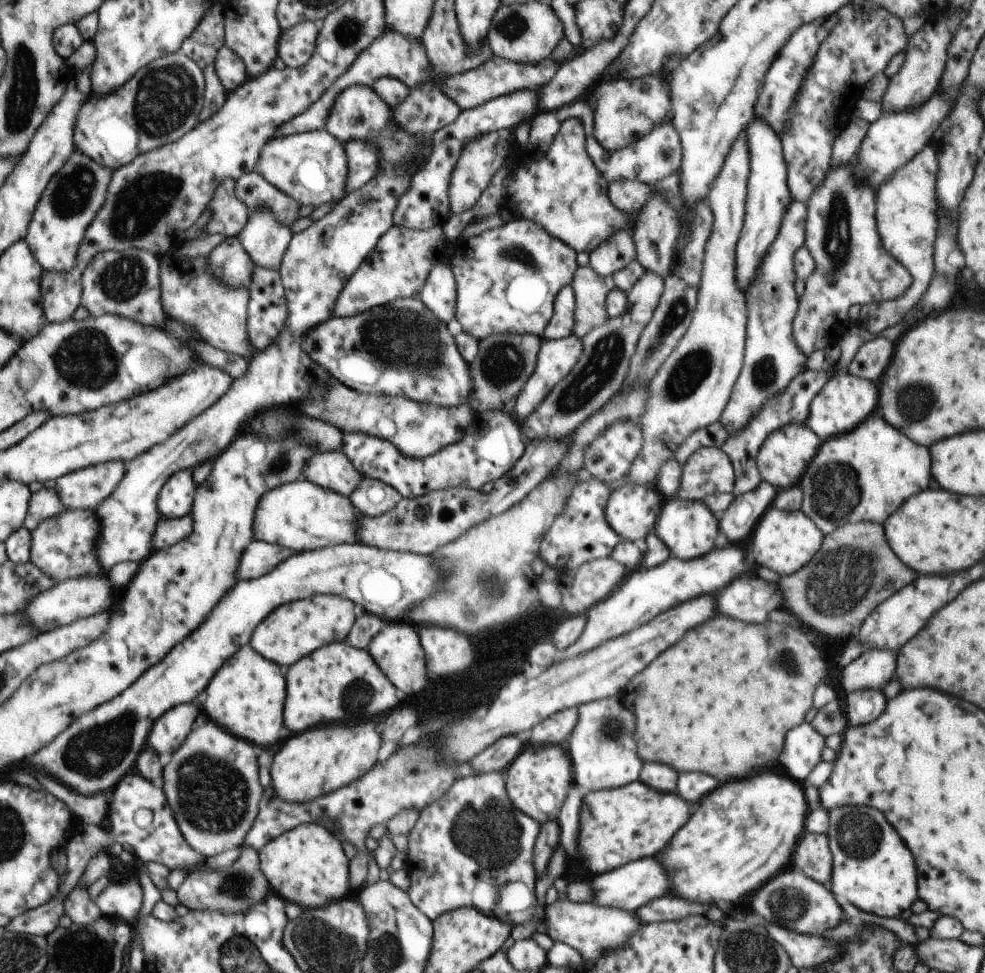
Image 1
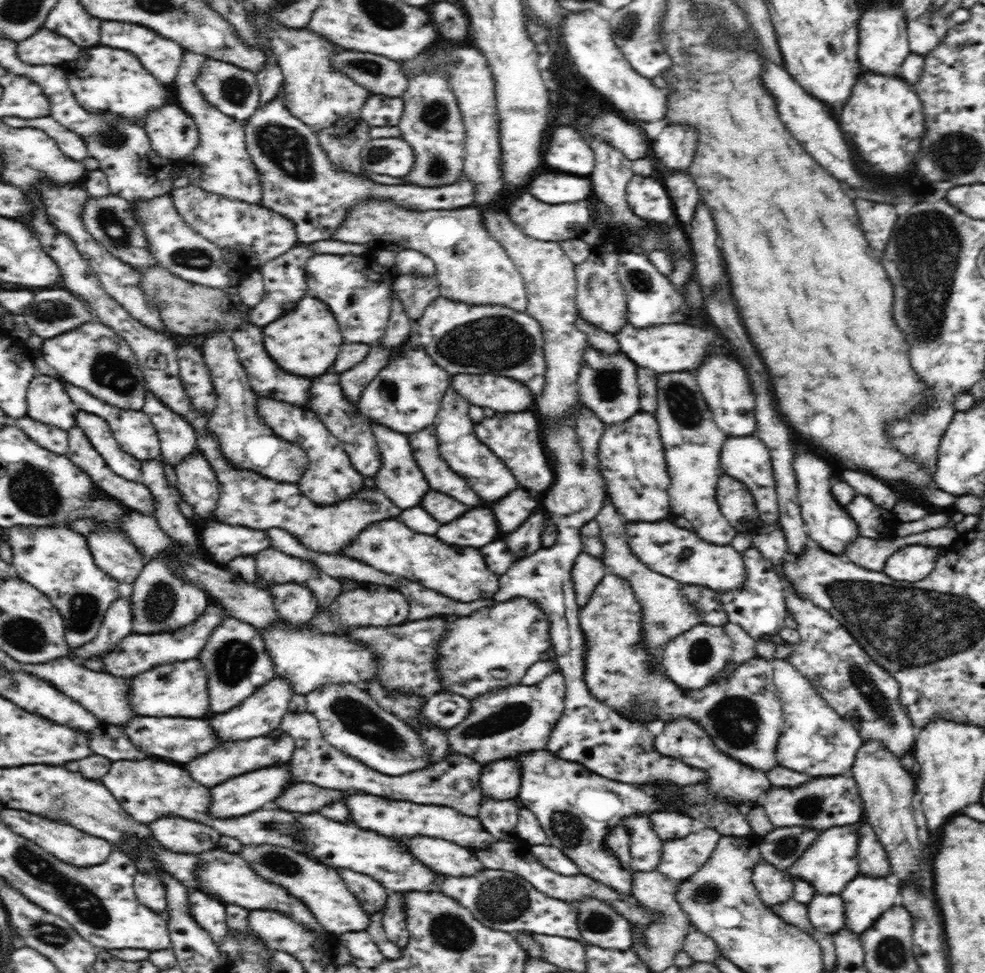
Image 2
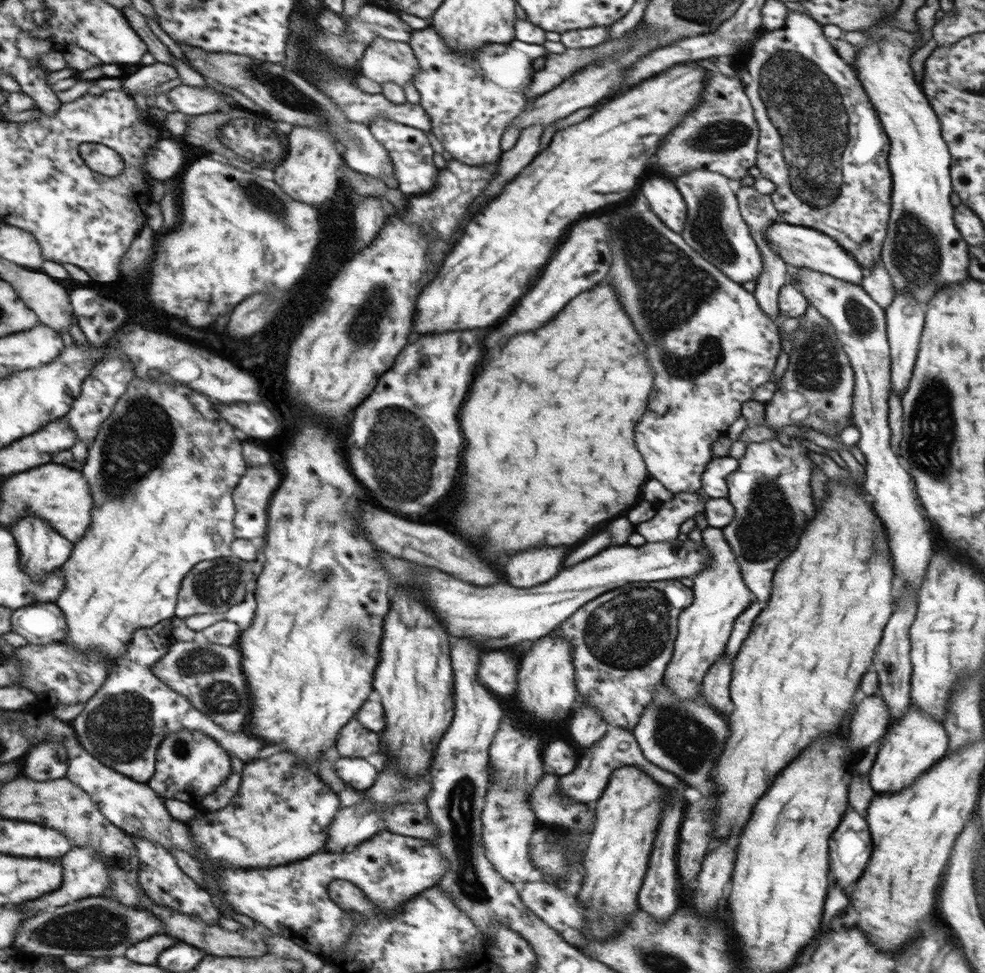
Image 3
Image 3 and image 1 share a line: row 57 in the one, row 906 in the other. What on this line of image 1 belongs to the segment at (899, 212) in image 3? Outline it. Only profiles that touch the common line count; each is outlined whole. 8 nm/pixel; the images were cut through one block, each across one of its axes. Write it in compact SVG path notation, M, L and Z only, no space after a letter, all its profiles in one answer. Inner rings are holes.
M841 806L832 808L828 814L830 814L830 826L826 834L833 856L832 884L829 890L834 892L836 900L842 906L849 902L862 912L884 918L904 917L905 912L918 899L919 877L914 855L902 837L880 810L870 806Z

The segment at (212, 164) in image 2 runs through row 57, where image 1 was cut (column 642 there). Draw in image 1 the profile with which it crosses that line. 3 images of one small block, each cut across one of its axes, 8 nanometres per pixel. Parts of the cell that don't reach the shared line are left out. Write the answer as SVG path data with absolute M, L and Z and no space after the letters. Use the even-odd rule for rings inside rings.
M620 180L608 186L608 198L613 206L621 212L634 216L640 210L649 196L652 196L652 186L639 180Z

